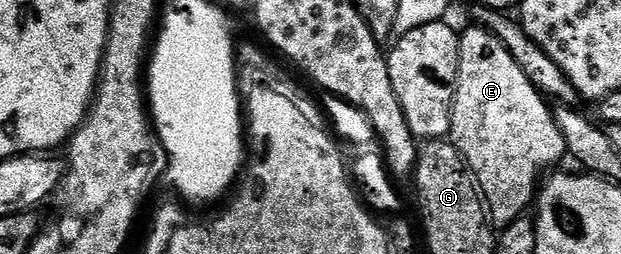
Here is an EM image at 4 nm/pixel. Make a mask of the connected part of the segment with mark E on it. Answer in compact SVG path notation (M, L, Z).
M479 26L471 27L459 33L460 72L456 75L456 96L452 99L450 139L475 179L491 223L503 226L529 211L538 192L540 171L565 159L566 149L549 101L541 96L530 78L522 74L522 66L510 58L506 46L502 46L493 32Z

